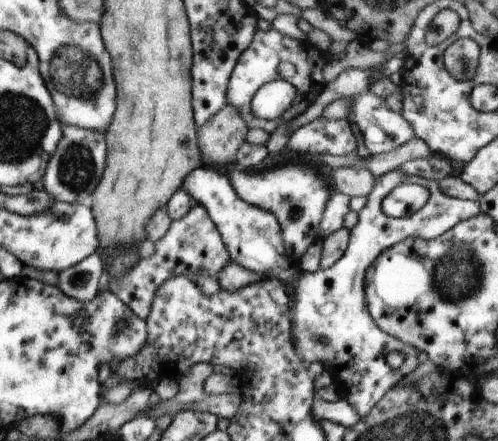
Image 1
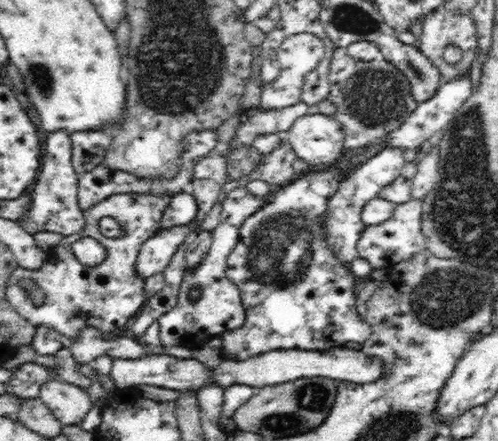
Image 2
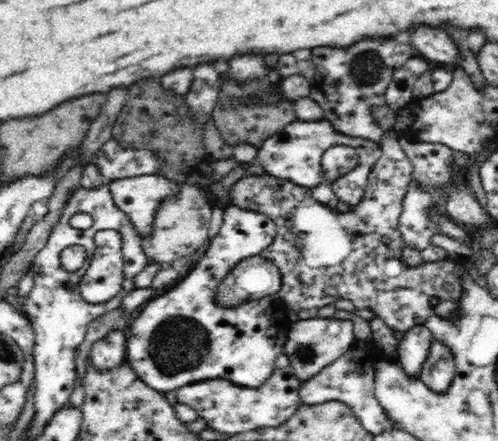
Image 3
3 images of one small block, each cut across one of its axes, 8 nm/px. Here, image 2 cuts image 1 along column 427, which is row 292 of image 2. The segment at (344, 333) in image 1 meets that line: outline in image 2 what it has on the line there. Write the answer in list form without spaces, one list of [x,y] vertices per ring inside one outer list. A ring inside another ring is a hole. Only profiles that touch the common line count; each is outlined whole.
[[[240,188],[228,194],[222,200],[222,214],[220,214],[220,224],[210,232],[212,234],[212,246],[206,256],[206,260],[194,268],[192,272],[184,274],[178,304],[166,312],[160,322],[160,346],[172,348],[172,346],[186,346],[186,348],[198,348],[204,346],[208,336],[220,336],[228,330],[236,330],[244,324],[246,320],[246,310],[242,304],[240,288],[228,278],[226,268],[228,268],[228,258],[234,252],[234,246],[238,244],[240,238],[240,226],[246,218],[256,214],[262,206],[268,204],[268,198],[256,198],[248,194],[248,190]],[[196,290],[198,298],[190,298],[190,292]]]

